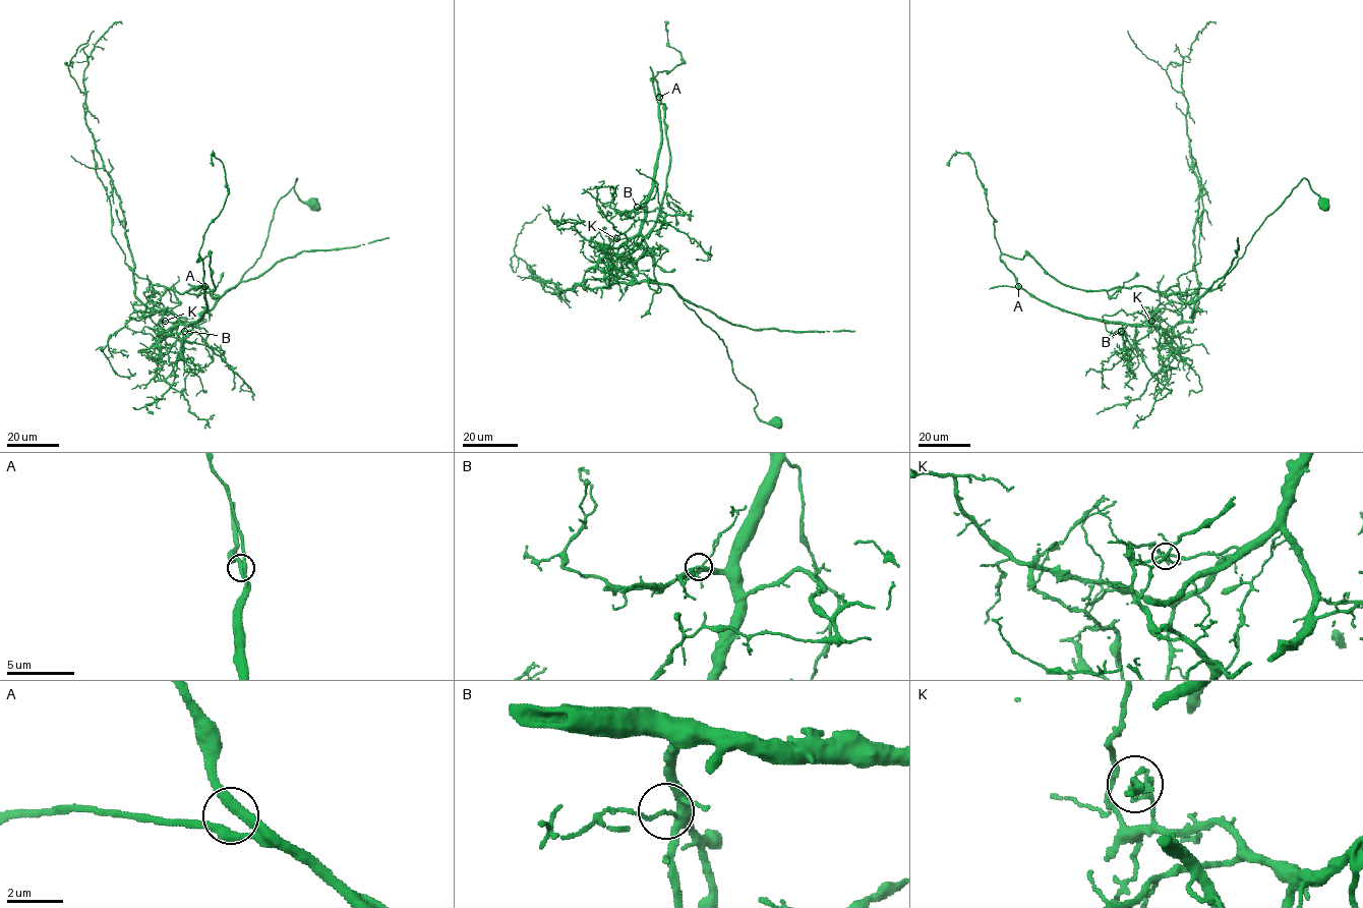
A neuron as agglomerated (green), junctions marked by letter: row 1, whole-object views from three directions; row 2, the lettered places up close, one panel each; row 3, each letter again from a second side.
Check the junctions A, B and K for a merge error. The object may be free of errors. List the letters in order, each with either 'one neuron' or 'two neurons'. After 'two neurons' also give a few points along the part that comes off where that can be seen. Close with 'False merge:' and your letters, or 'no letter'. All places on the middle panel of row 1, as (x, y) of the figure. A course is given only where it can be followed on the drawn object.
A: one neuron
B: one neuron
K: two neurons; foreign part runs (616, 239), (610, 247), (638, 283), (561, 290), (532, 277), (514, 253), (523, 225), (541, 214)
False merge: K

